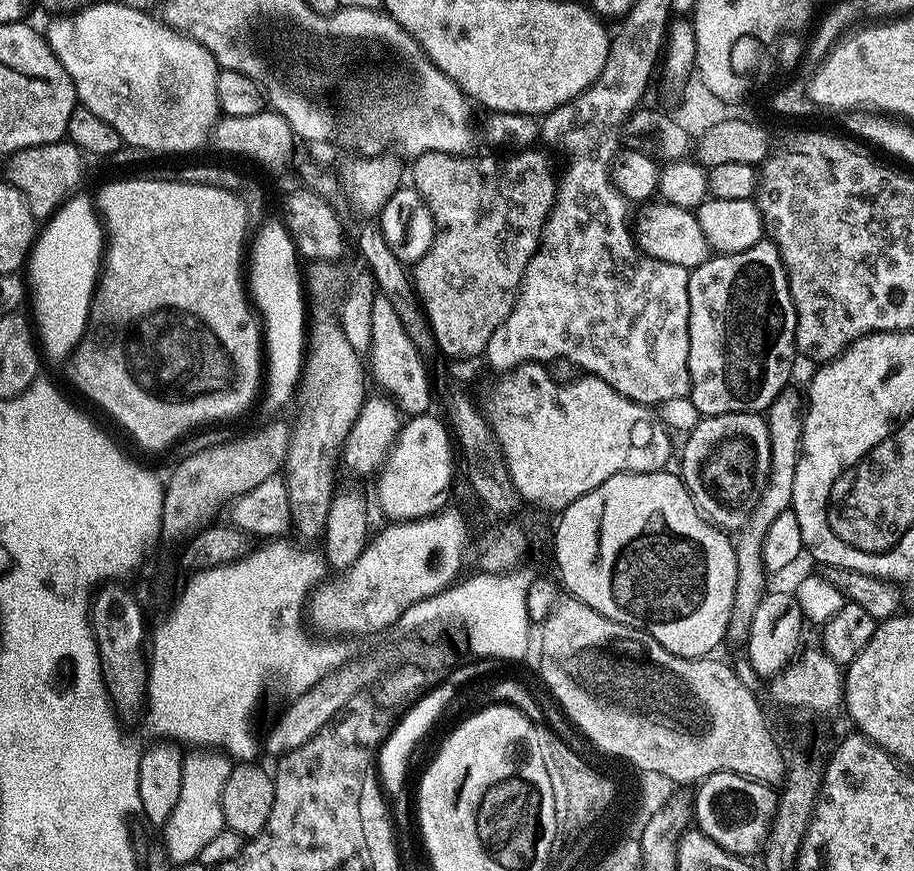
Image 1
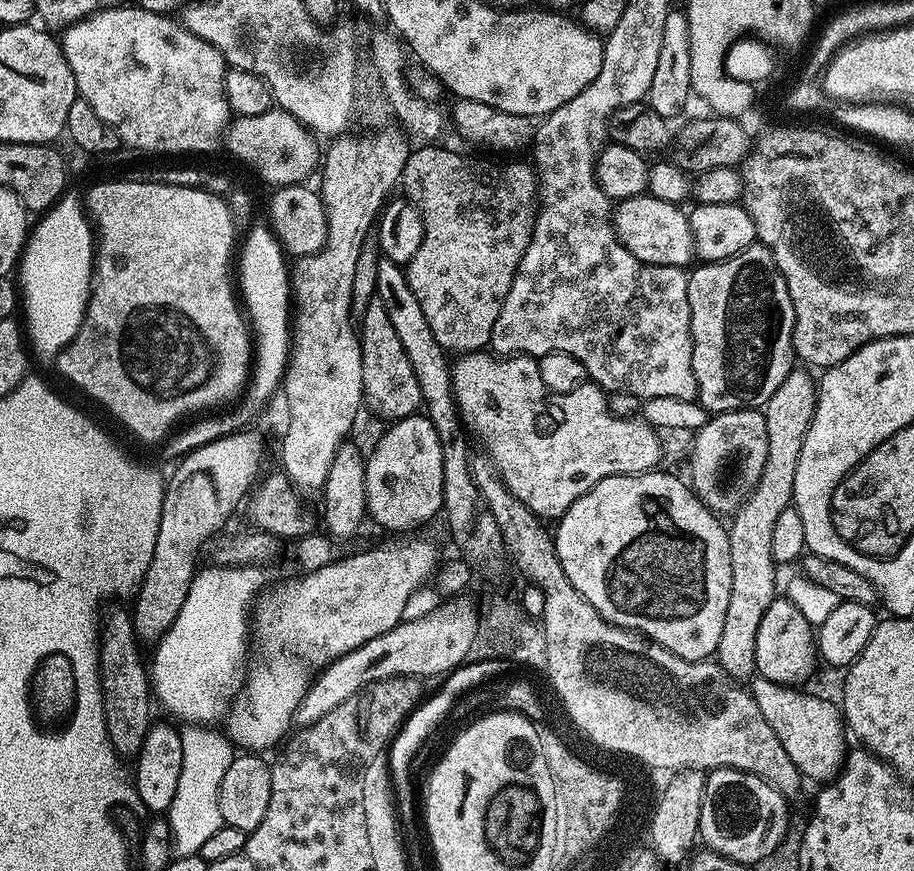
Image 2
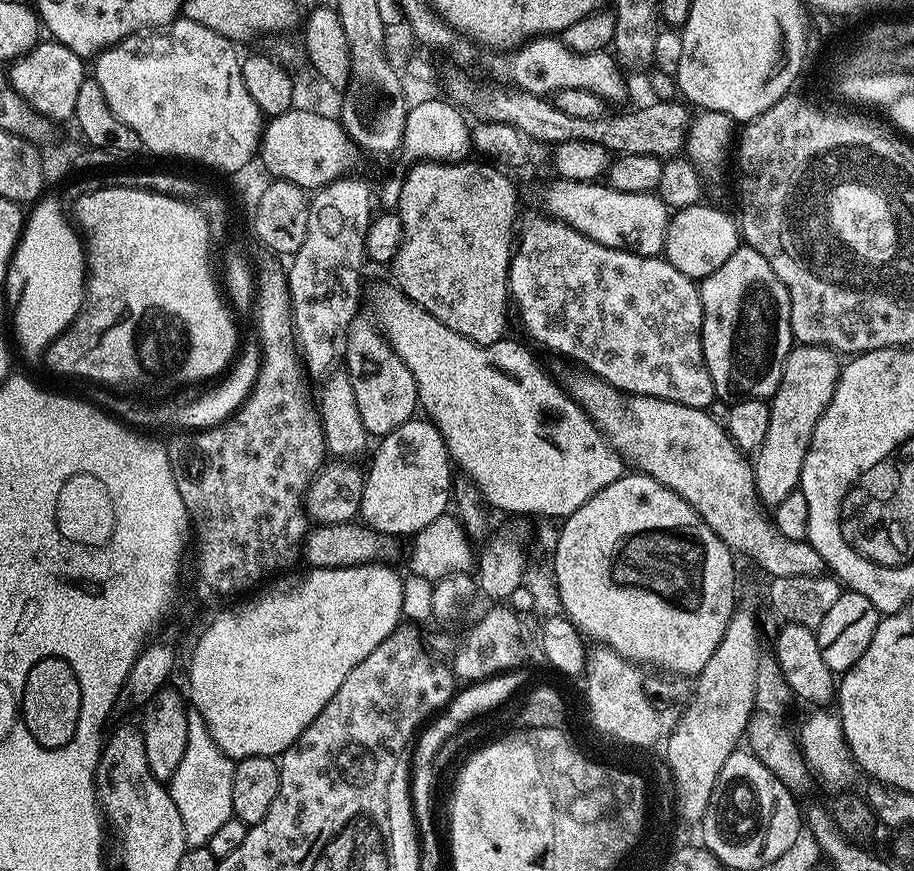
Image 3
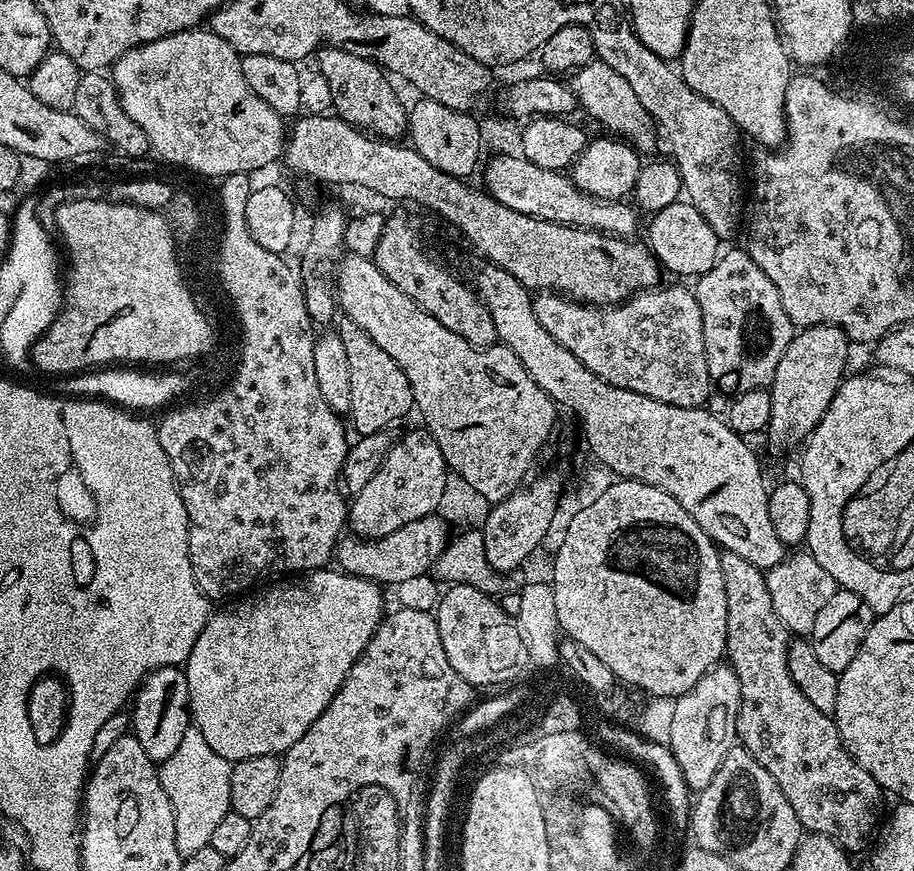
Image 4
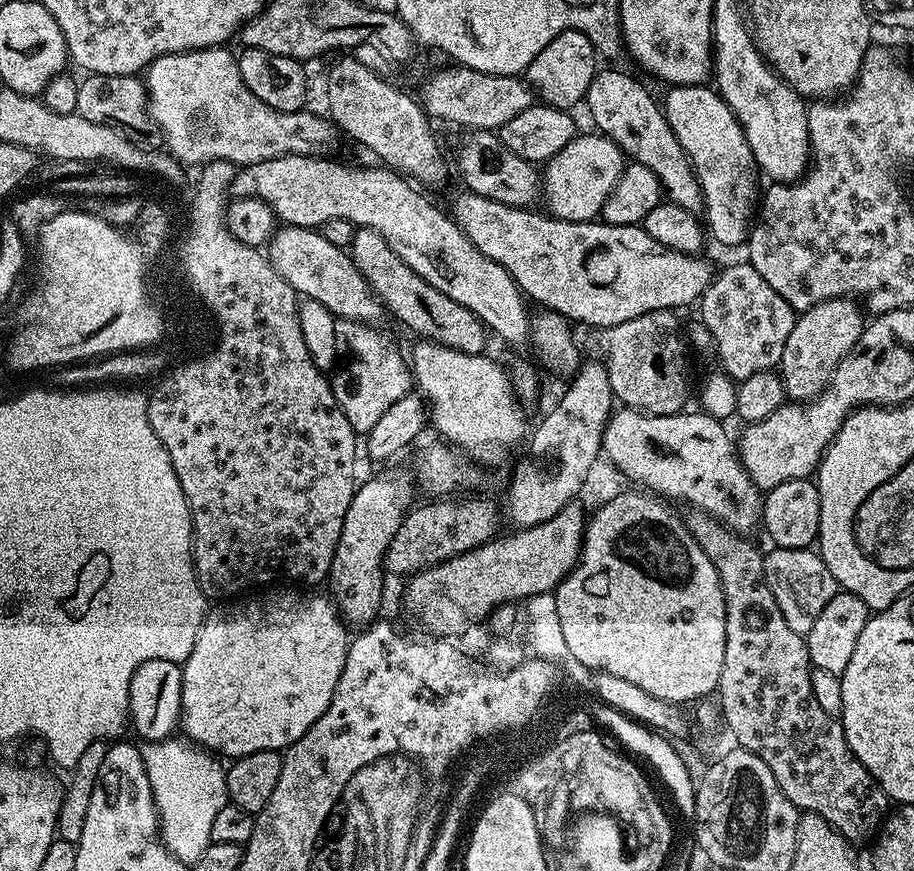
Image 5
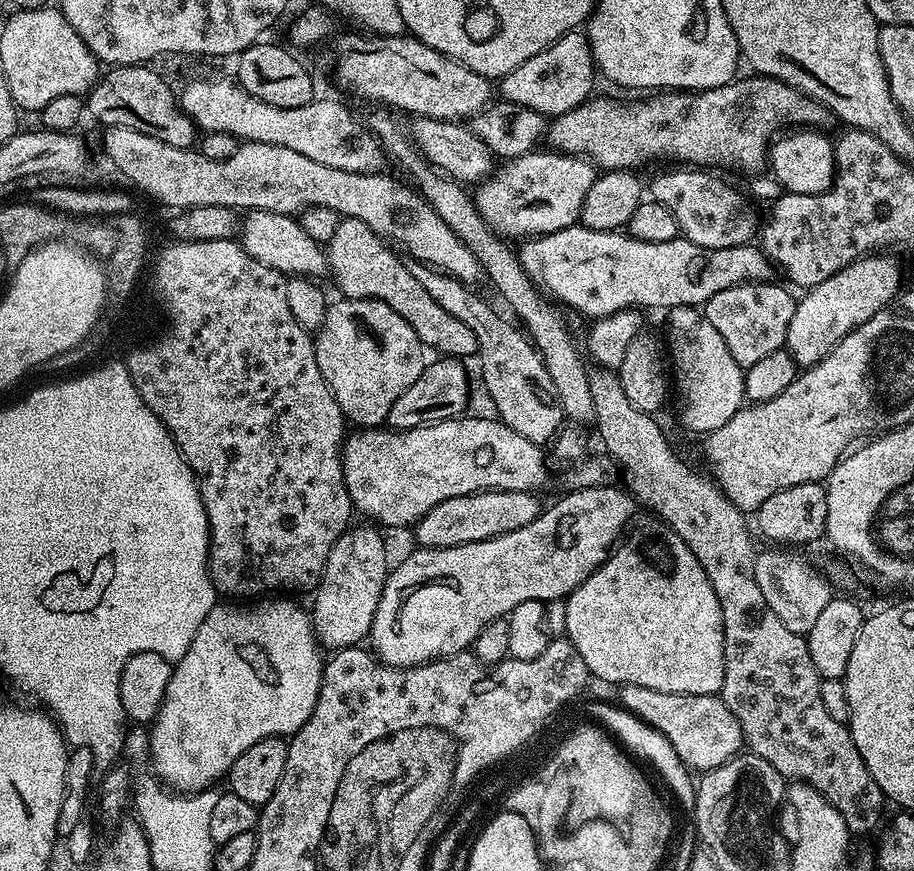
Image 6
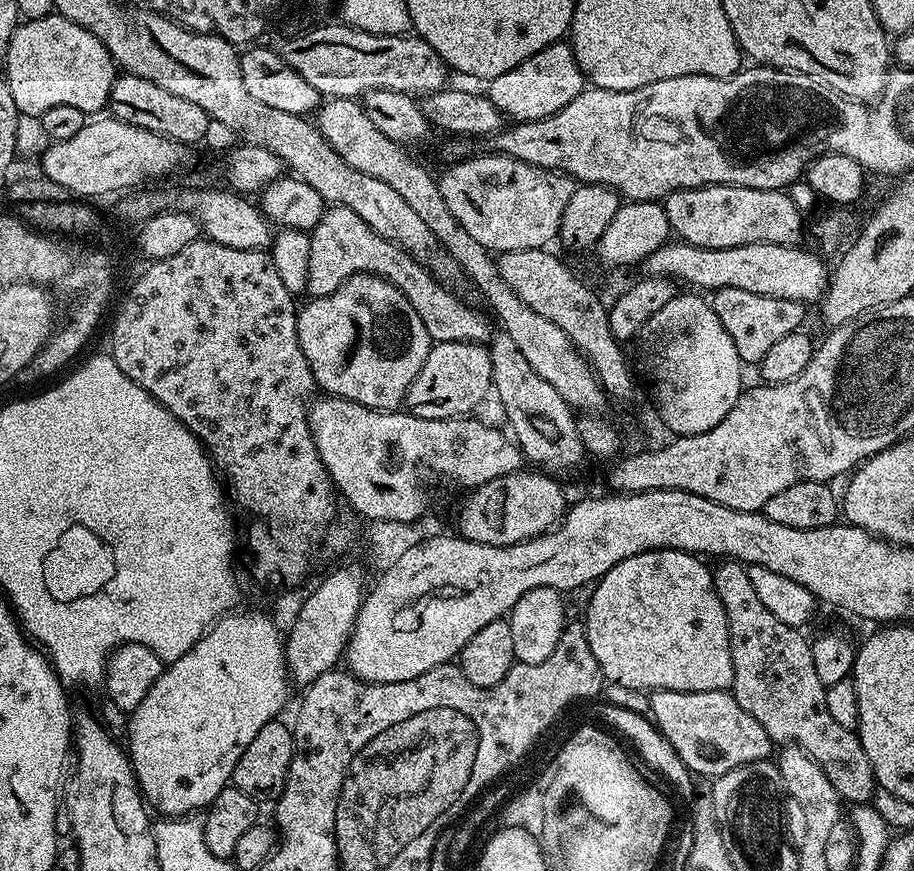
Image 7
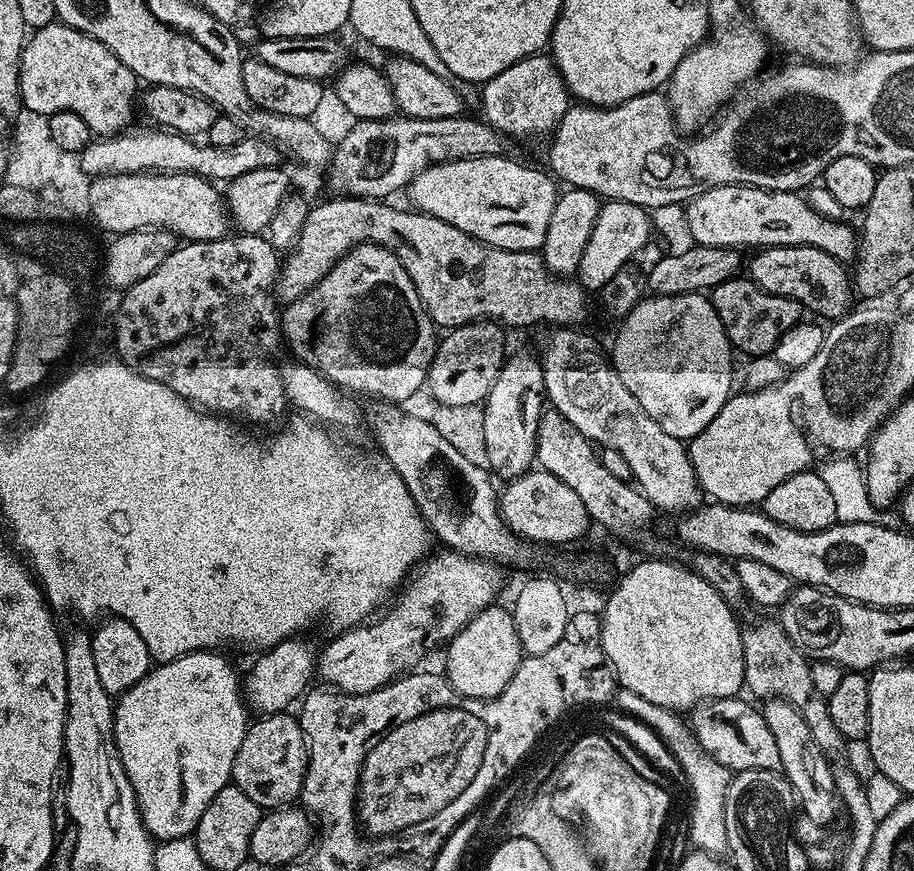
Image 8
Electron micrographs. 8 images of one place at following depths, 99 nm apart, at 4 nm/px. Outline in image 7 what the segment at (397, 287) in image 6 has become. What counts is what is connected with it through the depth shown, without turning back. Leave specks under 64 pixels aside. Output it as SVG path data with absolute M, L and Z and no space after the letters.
M339 206L329 207L325 211L324 217L318 222L318 226L310 233L307 295L315 298L334 294L334 290L338 290L338 286L342 286L350 277L357 276L360 272L370 272L373 276L381 276L383 280L388 280L394 286L398 286L398 290L402 290L402 294L406 294L410 306L414 306L418 318L422 318L422 326L426 326L433 342L484 344L489 339L490 331L488 332L487 322L470 305L463 304L450 289L443 288L438 282L440 280L415 257L402 248L396 247L386 238L374 234L374 230L370 230L370 226L366 226L366 222L362 222L362 218L358 218L358 214L354 214L354 210Z

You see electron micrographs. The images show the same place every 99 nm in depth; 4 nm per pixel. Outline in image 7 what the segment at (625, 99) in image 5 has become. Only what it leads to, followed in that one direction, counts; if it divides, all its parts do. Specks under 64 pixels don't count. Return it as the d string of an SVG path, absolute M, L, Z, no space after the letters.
M711 184L705 188L678 190L665 196L662 203L672 232L683 243L699 248L733 248L747 244L801 243L800 235L806 232L800 208L788 197L787 191L758 190L733 184Z

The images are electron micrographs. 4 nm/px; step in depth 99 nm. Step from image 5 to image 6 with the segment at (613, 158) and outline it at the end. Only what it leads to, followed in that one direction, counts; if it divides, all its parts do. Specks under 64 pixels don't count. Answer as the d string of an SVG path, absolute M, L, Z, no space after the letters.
M537 150L535 152L527 152L521 156L515 156L513 160L507 161L503 165L505 168L497 167L487 179L479 182L474 192L474 201L476 208L482 214L482 218L492 227L492 231L504 238L513 238L512 236L520 236L519 238L531 238L533 236L545 236L547 232L557 232L563 228L571 228L579 221L580 211L582 210L582 202L586 202L586 194L590 191L590 186L594 186L598 175L598 169L591 160L583 156L567 156L564 152L555 150Z

